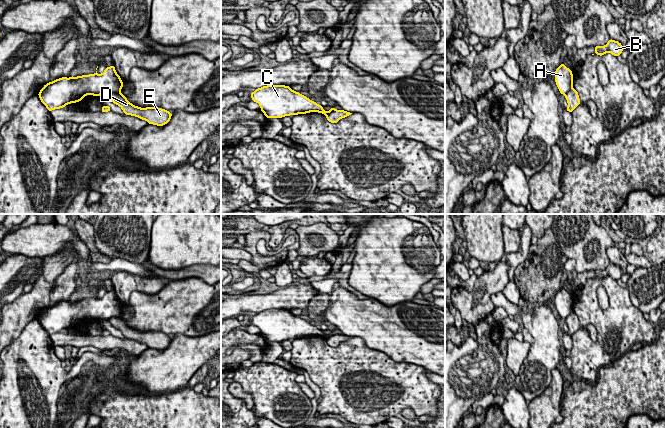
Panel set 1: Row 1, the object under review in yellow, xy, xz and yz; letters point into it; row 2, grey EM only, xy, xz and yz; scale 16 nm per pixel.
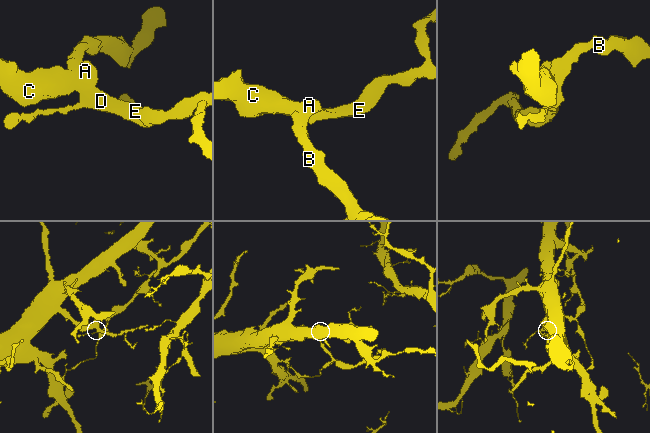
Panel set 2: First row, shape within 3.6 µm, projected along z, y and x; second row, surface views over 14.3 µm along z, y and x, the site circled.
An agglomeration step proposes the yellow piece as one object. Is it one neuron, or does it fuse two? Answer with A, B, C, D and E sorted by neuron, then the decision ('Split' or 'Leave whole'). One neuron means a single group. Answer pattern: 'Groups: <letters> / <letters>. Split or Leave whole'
Groups: A C / B D E. Split

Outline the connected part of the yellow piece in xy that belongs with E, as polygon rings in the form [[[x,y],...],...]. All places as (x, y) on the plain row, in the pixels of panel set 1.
[[[121,316],[111,317],[108,320],[113,327],[122,332],[126,339],[136,340],[142,344],[146,344],[149,348],[163,350],[171,343],[171,336],[156,331],[137,331],[131,328]]]

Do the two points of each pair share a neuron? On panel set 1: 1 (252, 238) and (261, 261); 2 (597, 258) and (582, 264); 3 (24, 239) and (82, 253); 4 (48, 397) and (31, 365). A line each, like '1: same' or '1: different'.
1: same
2: same
3: same
4: same

